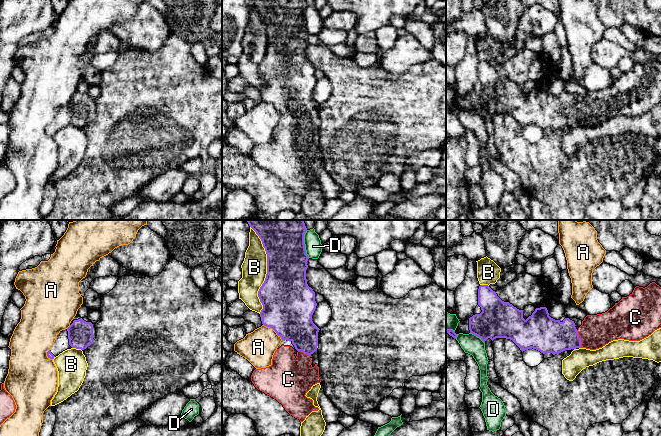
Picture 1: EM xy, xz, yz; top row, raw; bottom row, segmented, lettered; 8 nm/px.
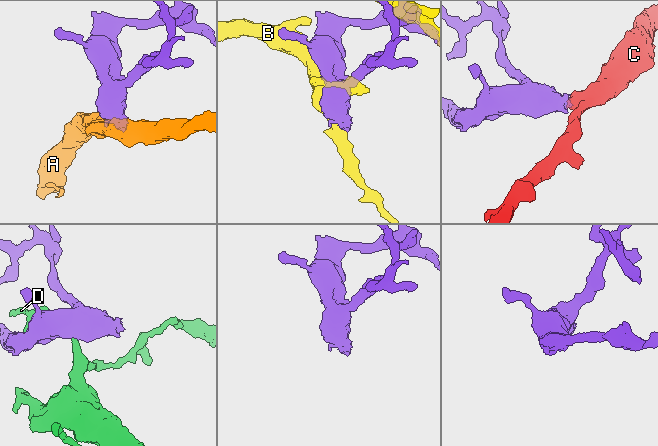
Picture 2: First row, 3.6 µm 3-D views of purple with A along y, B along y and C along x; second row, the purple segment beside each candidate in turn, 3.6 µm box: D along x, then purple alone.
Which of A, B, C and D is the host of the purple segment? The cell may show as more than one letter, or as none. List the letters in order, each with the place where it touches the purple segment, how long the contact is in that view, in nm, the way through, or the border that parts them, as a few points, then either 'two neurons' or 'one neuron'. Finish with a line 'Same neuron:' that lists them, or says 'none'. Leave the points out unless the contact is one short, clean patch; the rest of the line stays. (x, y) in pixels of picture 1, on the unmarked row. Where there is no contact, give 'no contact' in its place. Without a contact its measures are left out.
A: meets purple in xz at (273, 105); contact 200 nm long; border along xz (263, 100), (270, 103), (282, 115); two neurons
B: meets purple in xz at (267, 46); contact 700 nm long; two neurons
C: meets purple in yz at (580, 115); contact 150 nm long; runs through yz (549, 112), (565, 112), (580, 115), (596, 107); one neuron
D: meets purple in xz at (304, 20); contact 220 nm long; two neurons
Same neuron: C

